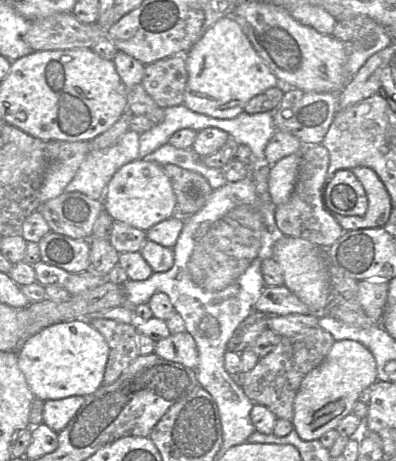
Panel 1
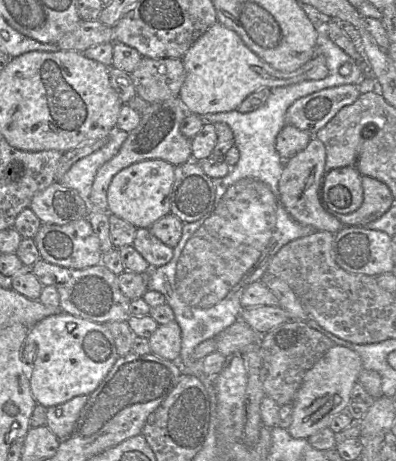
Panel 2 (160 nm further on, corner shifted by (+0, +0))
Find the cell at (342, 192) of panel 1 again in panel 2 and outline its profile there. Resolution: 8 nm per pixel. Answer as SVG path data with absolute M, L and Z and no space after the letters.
M354 167L331 170L323 178L322 199L330 213L349 214L358 210L364 199L362 175Z

